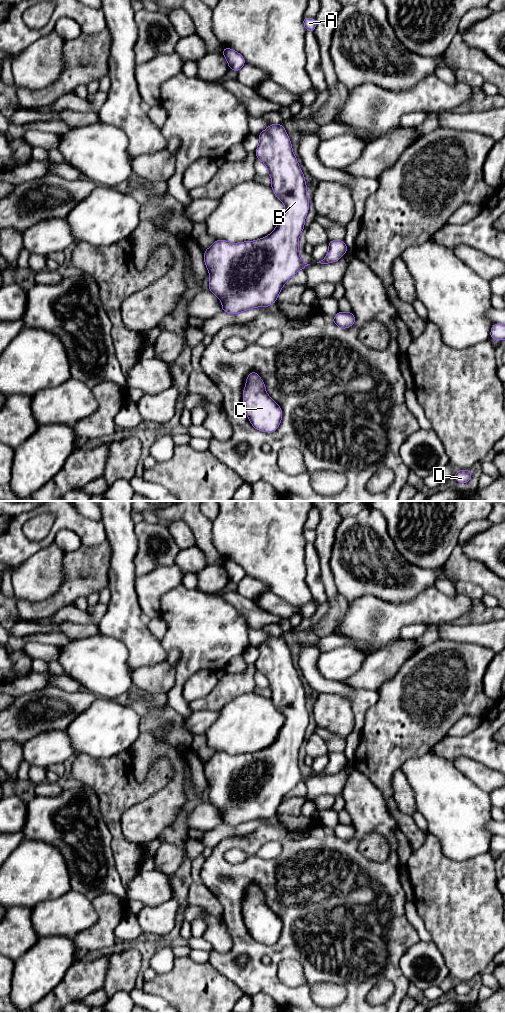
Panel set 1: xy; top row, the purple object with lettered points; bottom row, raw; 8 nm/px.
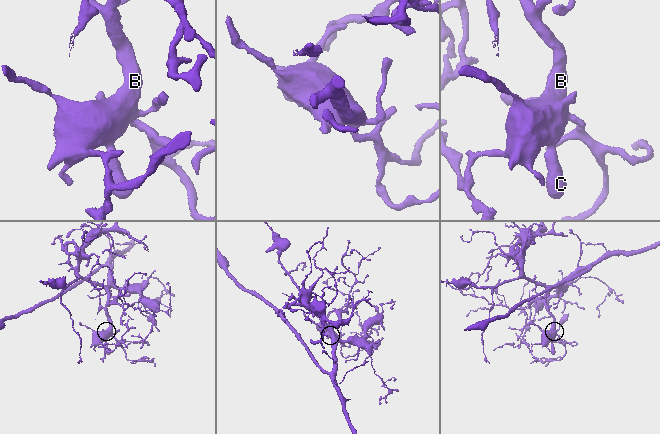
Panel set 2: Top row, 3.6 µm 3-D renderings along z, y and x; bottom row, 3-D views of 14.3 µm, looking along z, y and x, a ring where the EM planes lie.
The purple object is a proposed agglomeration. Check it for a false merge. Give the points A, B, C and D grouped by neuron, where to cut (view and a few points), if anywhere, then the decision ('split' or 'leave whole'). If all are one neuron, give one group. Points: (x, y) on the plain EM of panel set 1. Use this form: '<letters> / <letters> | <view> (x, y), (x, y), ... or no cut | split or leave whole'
A B C D | no cut | leave whole

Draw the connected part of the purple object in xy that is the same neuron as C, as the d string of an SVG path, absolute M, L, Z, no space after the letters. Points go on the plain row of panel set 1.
M254 883L243 901L244 923L252 938L261 944L274 944L282 932L281 919L267 906L264 893Z

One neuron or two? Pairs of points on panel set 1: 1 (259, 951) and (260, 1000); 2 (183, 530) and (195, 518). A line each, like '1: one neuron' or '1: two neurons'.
1: two neurons
2: two neurons

